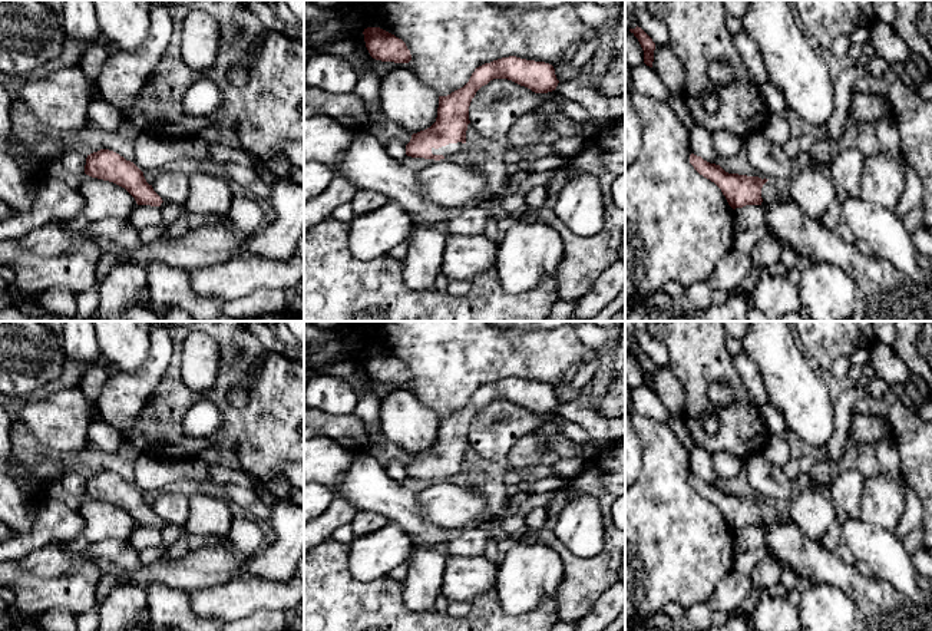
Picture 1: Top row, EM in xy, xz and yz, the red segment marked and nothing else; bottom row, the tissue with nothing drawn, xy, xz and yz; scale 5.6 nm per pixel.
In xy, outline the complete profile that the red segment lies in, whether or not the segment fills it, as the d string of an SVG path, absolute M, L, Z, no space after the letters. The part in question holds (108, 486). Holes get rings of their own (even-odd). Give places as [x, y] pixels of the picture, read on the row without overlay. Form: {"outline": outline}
{"outline": "M100 470L87 476L85 495L125 509L138 526L161 528L163 523L152 506L146 503L143 493L113 472Z"}

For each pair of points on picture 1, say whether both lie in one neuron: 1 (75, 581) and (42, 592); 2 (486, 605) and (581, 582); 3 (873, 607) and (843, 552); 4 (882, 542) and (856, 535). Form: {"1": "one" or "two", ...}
{"1": "one", "2": "two", "3": "two", "4": "one"}

